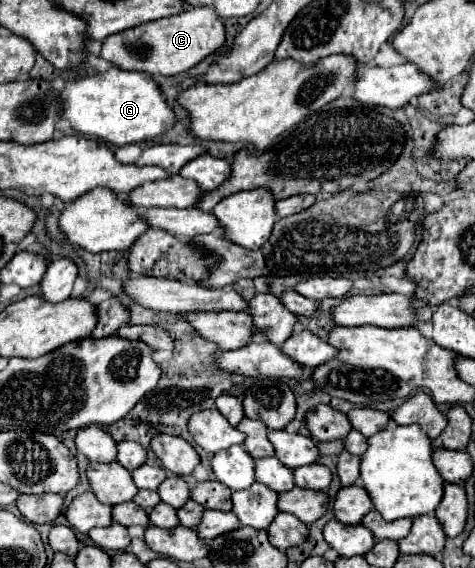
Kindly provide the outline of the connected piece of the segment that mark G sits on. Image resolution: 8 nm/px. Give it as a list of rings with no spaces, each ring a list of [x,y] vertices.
[[[110,67],[104,73],[86,75],[84,79],[68,83],[62,91],[62,99],[62,119],[68,119],[76,131],[96,135],[118,147],[154,139],[170,131],[176,123],[176,113],[168,105],[160,85],[146,73]]]

